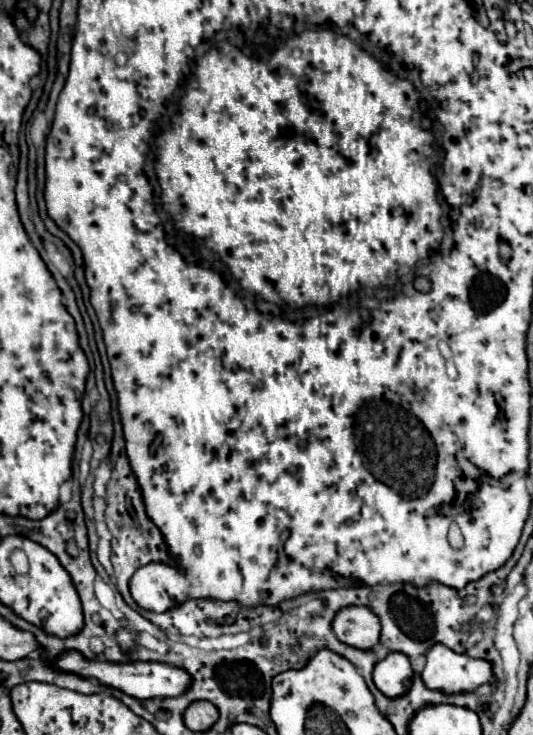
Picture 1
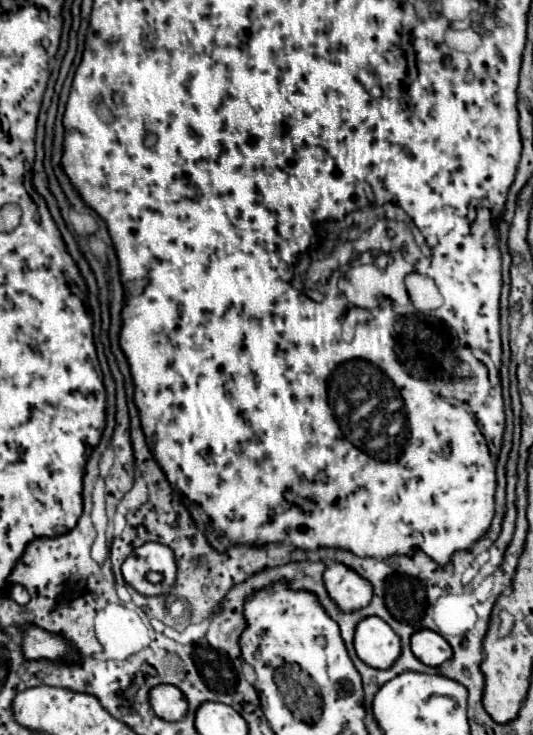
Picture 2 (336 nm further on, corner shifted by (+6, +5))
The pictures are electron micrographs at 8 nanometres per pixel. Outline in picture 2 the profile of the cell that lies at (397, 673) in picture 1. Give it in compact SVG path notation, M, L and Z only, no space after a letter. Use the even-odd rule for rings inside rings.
M368 616L354 630L354 648L362 662L384 670L400 656L400 638L382 618Z

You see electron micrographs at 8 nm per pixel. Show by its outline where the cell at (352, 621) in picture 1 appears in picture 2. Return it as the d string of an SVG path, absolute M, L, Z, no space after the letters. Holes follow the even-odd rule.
M334 562L326 568L324 584L330 598L340 606L342 612L360 610L372 600L372 584L340 562Z

